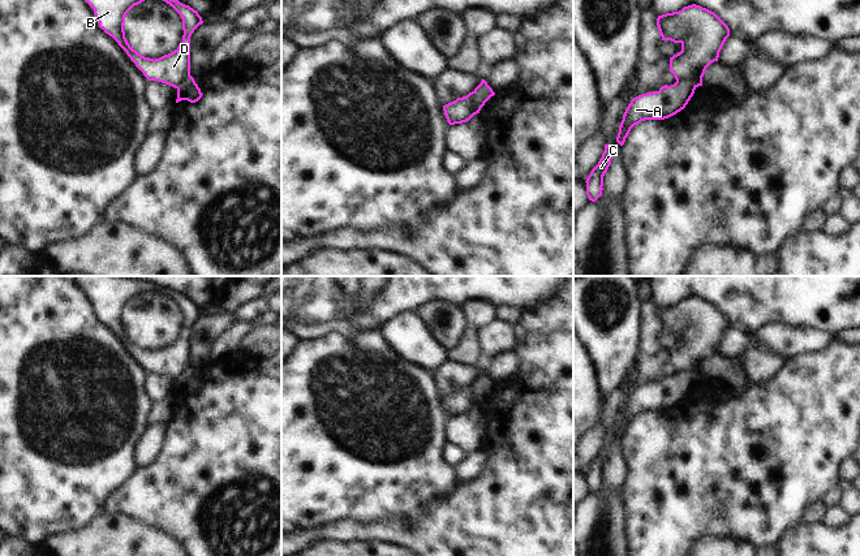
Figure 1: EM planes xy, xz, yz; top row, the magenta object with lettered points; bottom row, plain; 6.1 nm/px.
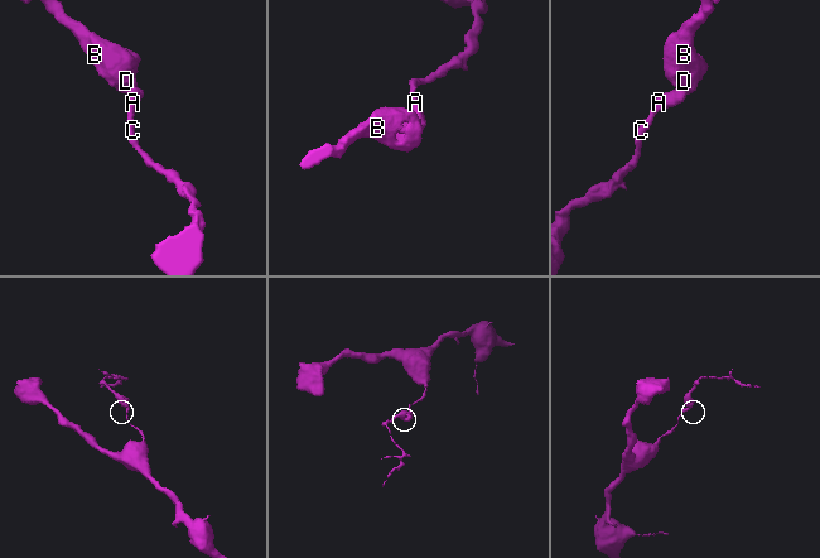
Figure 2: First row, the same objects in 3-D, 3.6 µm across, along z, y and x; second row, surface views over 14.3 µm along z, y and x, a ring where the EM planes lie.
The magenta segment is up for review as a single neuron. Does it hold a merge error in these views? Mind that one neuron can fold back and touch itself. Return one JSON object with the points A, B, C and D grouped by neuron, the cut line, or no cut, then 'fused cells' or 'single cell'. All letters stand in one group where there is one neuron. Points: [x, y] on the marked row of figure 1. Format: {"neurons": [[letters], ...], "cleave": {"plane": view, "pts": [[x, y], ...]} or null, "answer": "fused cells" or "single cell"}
{"neurons": [["A", "C"], ["B", "D"]], "cleave": {"plane": "yz", "pts": [[676, 80], [688, 80], [696, 86]]}, "answer": "fused cells"}

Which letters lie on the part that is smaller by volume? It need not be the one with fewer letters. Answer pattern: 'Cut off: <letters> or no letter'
Cut off: B, D

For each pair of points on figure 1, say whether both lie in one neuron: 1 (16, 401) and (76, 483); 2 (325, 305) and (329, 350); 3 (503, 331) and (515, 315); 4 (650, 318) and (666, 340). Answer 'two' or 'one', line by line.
1: one
2: two
3: two
4: two

